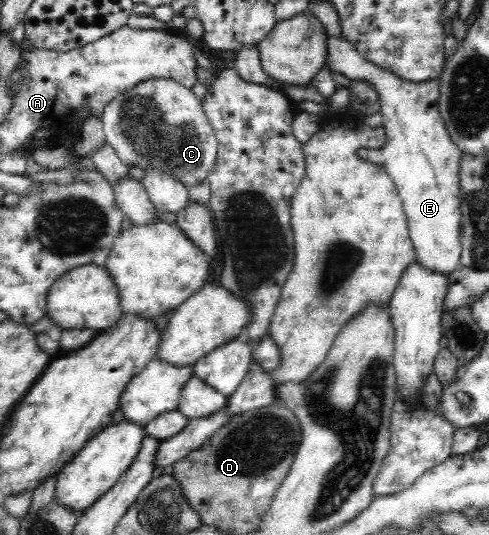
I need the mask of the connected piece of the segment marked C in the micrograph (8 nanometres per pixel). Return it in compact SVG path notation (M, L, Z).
M173 79L141 81L105 105L101 121L106 141L129 168L165 171L189 190L208 179L218 155L218 140L201 101Z

